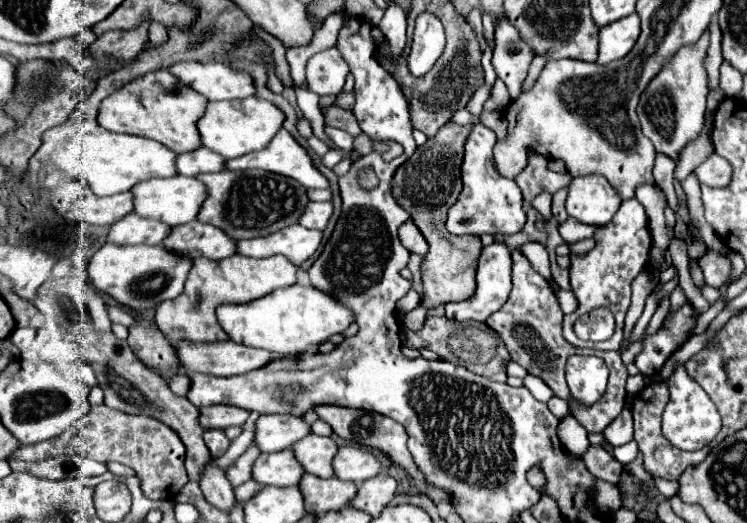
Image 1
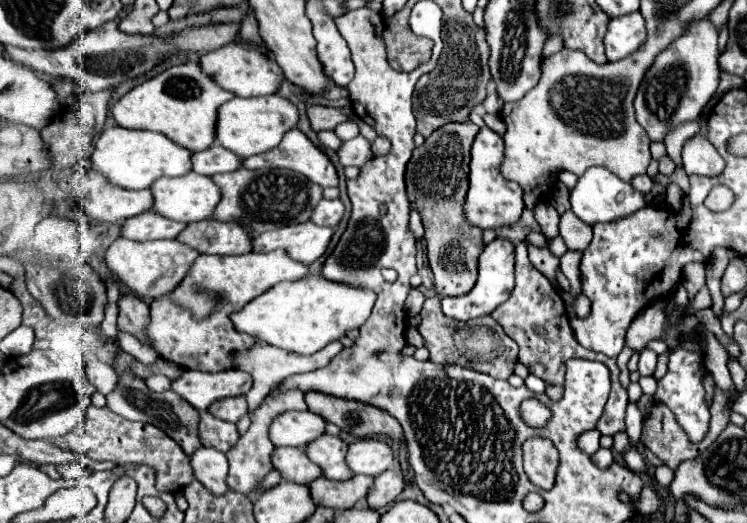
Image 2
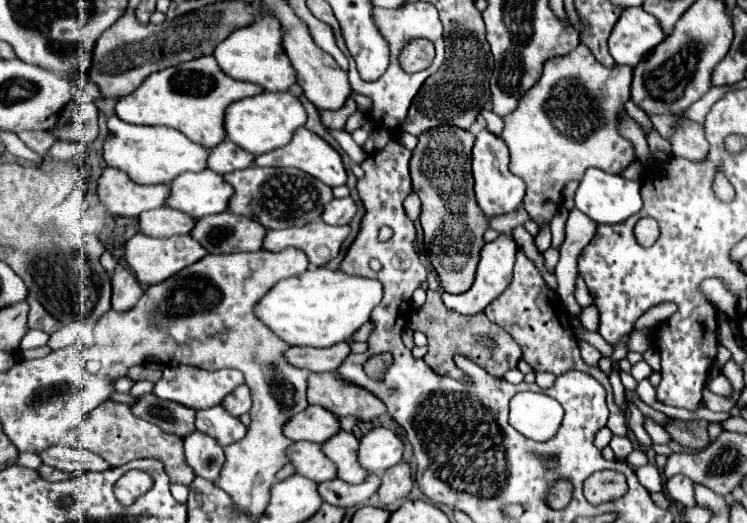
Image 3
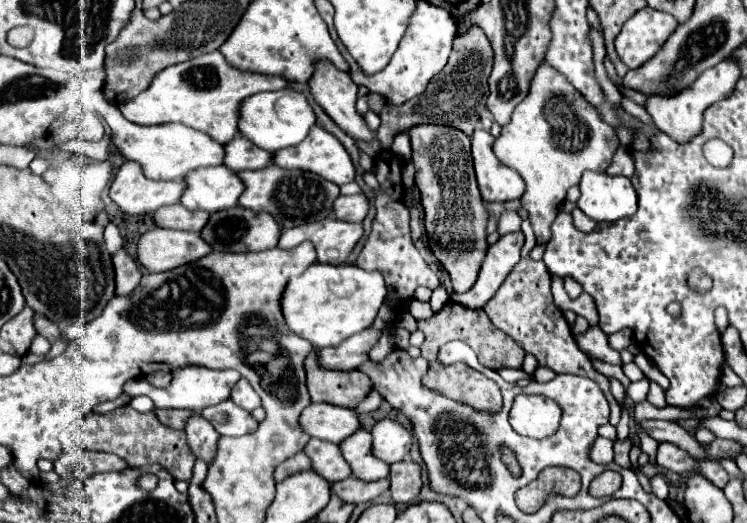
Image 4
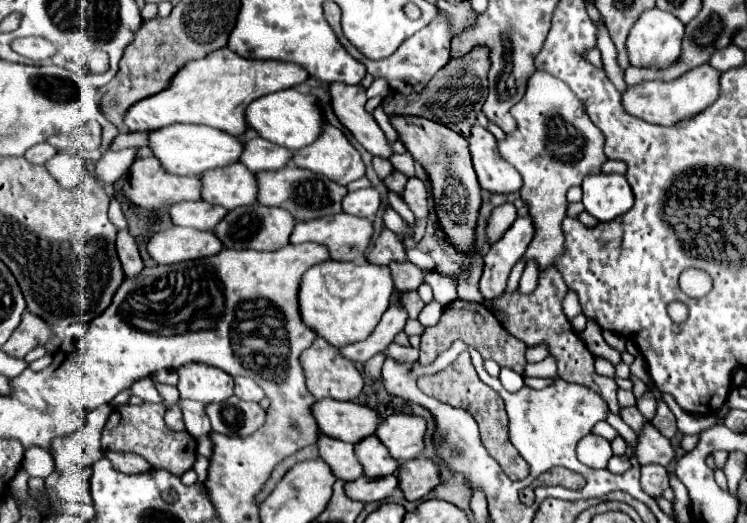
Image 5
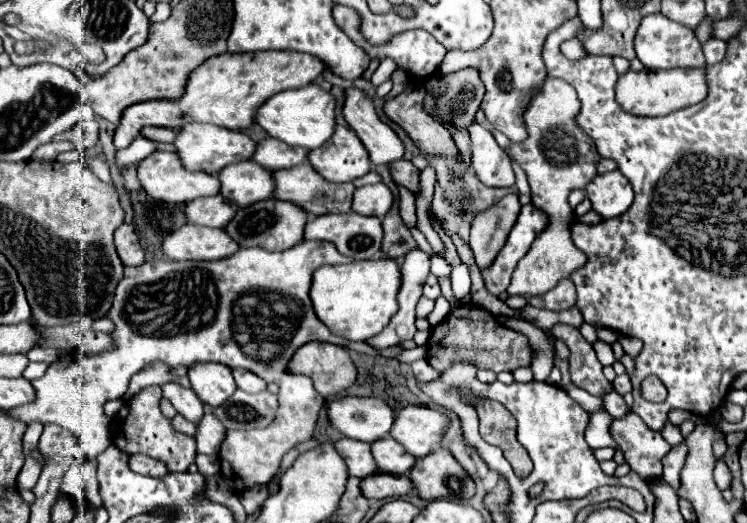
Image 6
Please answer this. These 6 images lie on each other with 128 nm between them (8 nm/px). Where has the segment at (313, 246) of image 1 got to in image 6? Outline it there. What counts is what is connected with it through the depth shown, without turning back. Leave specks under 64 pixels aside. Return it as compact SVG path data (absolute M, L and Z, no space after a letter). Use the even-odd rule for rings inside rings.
M356 212L324 214L324 216L312 218L306 224L304 238L306 240L326 240L326 242L336 244L342 256L348 256L354 260L370 260L380 252L380 246L382 246L382 222L376 216L362 216Z

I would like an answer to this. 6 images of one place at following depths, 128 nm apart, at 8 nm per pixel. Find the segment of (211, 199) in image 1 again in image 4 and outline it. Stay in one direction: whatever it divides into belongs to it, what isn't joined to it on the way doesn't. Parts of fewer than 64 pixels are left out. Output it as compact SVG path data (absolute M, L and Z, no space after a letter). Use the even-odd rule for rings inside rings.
M276 164L264 170L254 170L254 172L246 170L246 172L240 172L238 176L246 184L244 194L240 196L240 206L256 212L260 210L272 212L276 220L284 224L284 228L306 224L312 220L324 220L326 216L332 214L332 204L340 194L340 188L334 182L320 178L318 174L304 172L304 170L284 170Z

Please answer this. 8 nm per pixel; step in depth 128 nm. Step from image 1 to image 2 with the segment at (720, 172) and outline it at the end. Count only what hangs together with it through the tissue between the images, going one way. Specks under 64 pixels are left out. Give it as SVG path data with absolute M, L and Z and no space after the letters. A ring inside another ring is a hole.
M696 134L690 140L686 140L682 148L682 164L686 174L716 176L724 170L722 156L702 134Z

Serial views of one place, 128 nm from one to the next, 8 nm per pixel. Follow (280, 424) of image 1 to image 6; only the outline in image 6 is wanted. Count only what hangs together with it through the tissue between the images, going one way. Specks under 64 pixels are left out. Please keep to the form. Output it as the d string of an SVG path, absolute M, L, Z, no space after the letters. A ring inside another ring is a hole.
M342 398L328 406L328 418L344 436L364 442L384 438L394 424L394 410L380 398Z

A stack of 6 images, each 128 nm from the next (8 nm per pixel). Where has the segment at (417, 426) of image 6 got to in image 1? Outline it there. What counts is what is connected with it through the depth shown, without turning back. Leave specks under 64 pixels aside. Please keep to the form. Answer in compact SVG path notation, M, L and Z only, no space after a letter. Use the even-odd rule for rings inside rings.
M361 444L340 447L336 460L336 478L362 484L368 478L374 478L380 472L380 462L370 448Z

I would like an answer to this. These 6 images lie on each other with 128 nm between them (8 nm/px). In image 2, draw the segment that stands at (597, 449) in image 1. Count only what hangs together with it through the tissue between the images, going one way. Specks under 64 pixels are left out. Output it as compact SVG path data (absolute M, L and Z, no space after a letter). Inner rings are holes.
M600 448L592 458L594 458L596 466L600 466L600 468L608 468L608 464L612 464L612 460L614 460L614 454L612 454L612 450Z

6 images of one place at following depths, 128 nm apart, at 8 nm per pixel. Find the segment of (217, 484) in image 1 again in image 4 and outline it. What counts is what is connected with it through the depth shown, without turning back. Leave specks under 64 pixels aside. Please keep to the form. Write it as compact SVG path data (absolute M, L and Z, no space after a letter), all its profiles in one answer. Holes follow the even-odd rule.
M194 412L188 418L184 430L188 434L188 444L194 452L194 456L202 458L210 464L212 456L216 454L216 442L220 438L220 434L212 428L212 424L200 412Z

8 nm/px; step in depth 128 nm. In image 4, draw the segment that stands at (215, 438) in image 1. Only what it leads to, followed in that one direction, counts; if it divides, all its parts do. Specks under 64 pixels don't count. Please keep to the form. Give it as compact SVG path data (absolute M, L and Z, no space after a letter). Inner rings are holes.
M224 400L222 404L204 408L202 416L222 436L244 436L258 428L258 422L254 420L252 412L236 406L232 400Z

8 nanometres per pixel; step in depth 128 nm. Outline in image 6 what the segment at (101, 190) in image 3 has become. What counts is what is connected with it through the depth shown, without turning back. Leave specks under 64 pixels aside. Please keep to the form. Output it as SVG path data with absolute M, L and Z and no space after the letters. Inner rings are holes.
M154 152L148 158L144 158L138 166L138 178L142 182L142 188L148 196L172 204L192 202L202 196L214 196L220 192L220 180L206 172L190 172L182 166L182 160L176 152Z

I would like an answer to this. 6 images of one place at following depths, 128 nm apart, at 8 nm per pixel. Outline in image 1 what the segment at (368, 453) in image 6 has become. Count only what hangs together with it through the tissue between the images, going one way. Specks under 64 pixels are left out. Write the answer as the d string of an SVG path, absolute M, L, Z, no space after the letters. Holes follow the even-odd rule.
M292 450L260 454L254 464L254 480L268 486L296 486L304 476L302 464Z

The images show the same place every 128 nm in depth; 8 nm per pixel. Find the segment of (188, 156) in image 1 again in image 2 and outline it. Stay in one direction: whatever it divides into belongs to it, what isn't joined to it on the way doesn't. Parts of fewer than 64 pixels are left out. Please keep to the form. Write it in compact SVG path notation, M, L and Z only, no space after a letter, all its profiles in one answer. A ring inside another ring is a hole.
M214 142L208 150L196 152L192 156L192 164L194 164L192 170L204 176L212 176L212 174L222 174L222 172L234 172L242 166L240 162L242 162L240 156L222 148L220 142Z

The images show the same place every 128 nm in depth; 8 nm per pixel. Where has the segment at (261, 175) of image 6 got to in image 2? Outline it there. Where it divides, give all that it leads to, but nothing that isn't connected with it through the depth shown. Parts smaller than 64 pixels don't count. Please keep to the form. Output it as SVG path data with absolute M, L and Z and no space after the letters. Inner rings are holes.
M196 172L176 178L160 177L152 184L152 192L156 192L156 212L186 224L210 218L220 202L220 188L208 176Z

